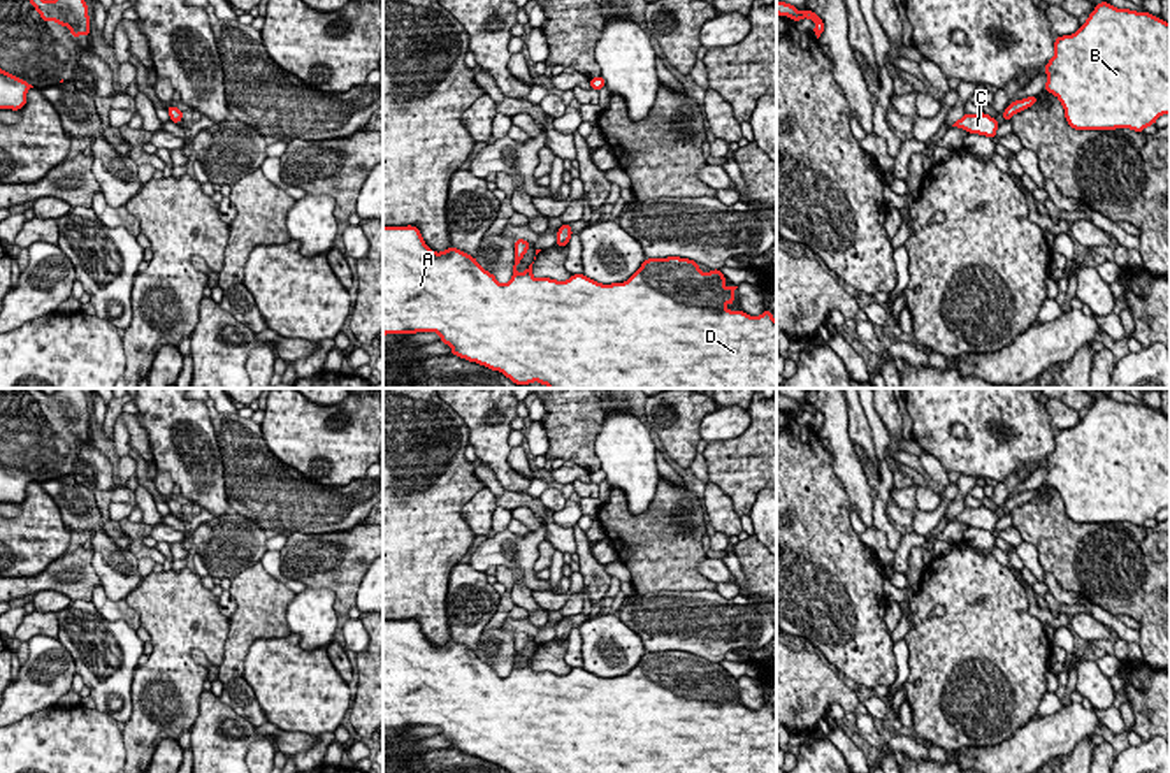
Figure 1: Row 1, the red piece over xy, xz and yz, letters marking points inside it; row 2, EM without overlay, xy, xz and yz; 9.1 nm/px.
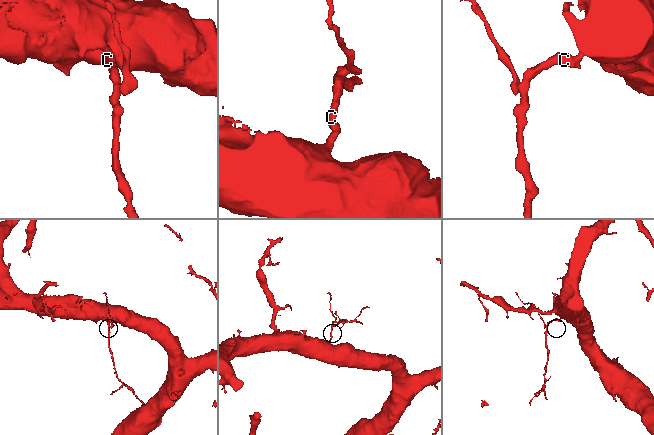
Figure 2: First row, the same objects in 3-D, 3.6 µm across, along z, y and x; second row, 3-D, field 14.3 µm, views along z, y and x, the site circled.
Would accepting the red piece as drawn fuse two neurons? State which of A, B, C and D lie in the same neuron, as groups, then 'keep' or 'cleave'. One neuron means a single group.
groups A B C D; keep

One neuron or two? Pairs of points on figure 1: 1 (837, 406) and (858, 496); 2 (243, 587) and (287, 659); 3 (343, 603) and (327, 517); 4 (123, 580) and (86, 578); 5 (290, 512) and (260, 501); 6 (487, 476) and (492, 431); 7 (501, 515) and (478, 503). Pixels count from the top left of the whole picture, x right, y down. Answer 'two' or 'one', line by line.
1: one
2: two
3: two
4: two
5: one
6: two
7: two

